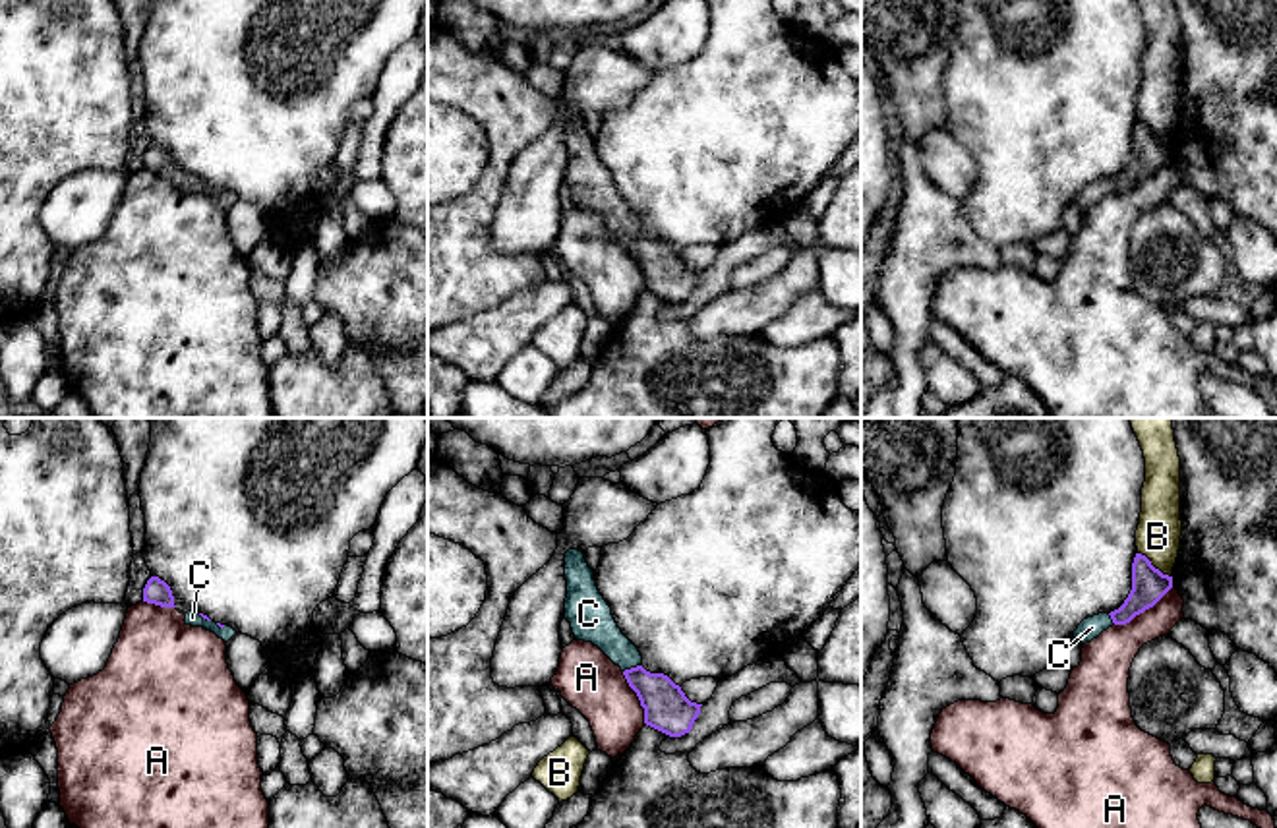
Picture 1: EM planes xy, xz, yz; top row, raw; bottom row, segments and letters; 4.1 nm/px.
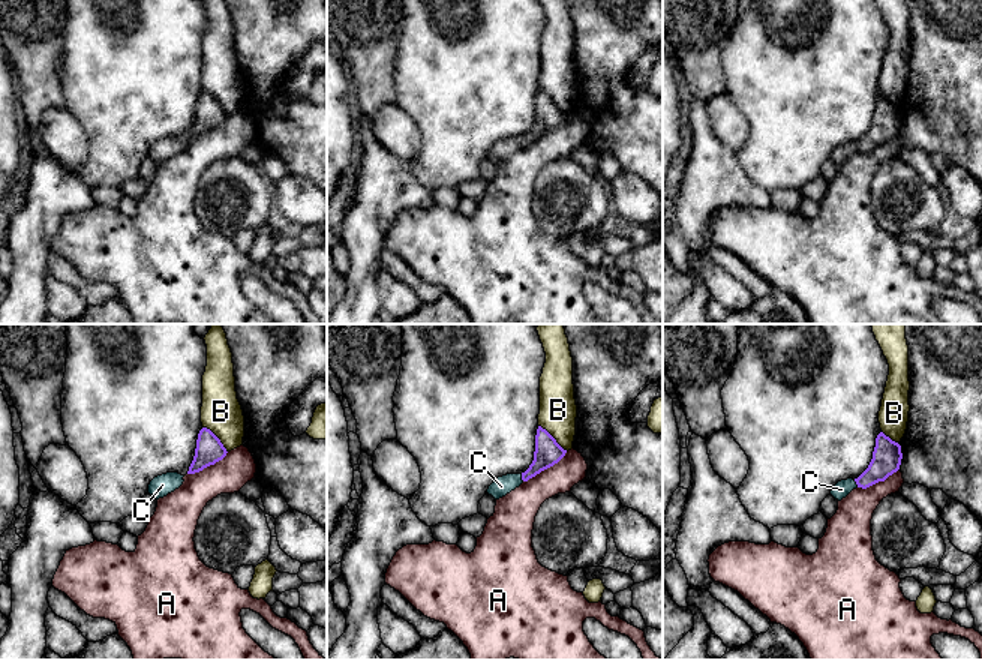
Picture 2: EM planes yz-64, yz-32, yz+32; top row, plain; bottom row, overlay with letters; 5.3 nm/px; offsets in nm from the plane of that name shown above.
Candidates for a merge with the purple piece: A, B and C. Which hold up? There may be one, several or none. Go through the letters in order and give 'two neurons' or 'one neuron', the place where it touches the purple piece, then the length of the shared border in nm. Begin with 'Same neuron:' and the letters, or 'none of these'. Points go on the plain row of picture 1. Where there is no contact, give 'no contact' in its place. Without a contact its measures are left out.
Same neuron: C
A: two neurons; contact yz (1144, 177); length 300 nm
B: two neurons; contact yz (1154, 134); length 180 nm
C: one neuron; contact xz (631, 235); length 80 nm

